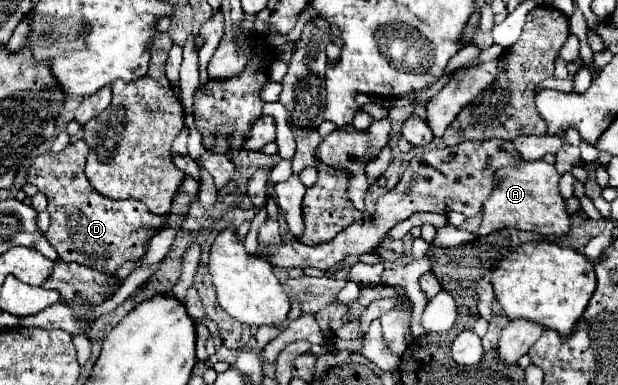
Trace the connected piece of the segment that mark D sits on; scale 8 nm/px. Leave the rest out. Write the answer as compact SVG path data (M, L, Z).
M79 138L59 154L39 154L29 168L27 182L35 184L49 200L47 208L51 214L51 226L45 232L45 238L55 246L59 258L63 262L79 262L105 274L113 274L123 262L137 260L145 254L147 240L151 238L153 230L163 224L163 218L151 214L145 208L145 204L137 200L117 202L103 198L99 192L91 188L87 178L77 176L77 180L69 182L59 180L61 186L43 186L43 164L85 164L87 152L89 150L85 140Z

